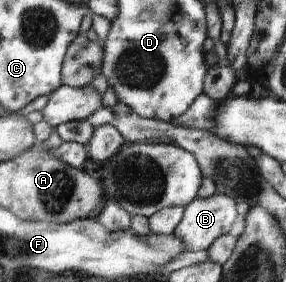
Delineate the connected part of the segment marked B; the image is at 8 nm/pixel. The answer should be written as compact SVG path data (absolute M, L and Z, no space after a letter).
M215 194L186 205L183 217L172 235L181 237L186 251L209 249L218 237L232 231L243 207L233 196Z

